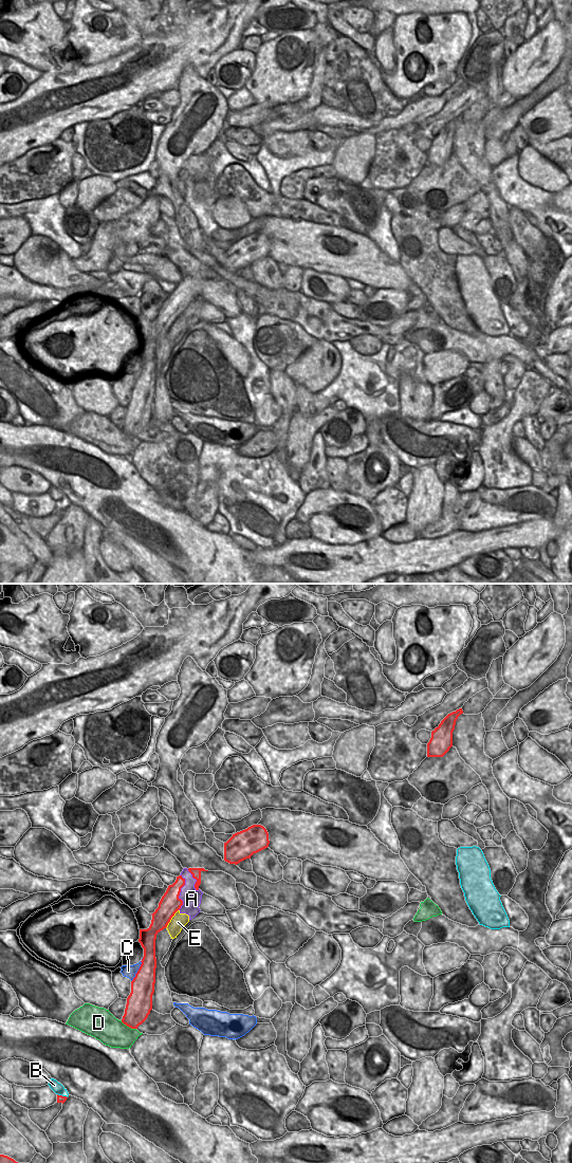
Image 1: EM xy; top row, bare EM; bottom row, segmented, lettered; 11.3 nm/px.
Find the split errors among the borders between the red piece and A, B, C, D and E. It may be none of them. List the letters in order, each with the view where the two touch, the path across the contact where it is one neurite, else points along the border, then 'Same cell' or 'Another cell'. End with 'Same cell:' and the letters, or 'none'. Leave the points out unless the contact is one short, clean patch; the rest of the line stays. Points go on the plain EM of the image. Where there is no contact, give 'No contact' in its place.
A: Touches red in xy. Another cell
B: Touches red in xy. Another cell
C: Touches red in xy. Another cell
D: Touches red in xy. Another cell
E: Touches red in xy. Another cell
Same cell: none.

